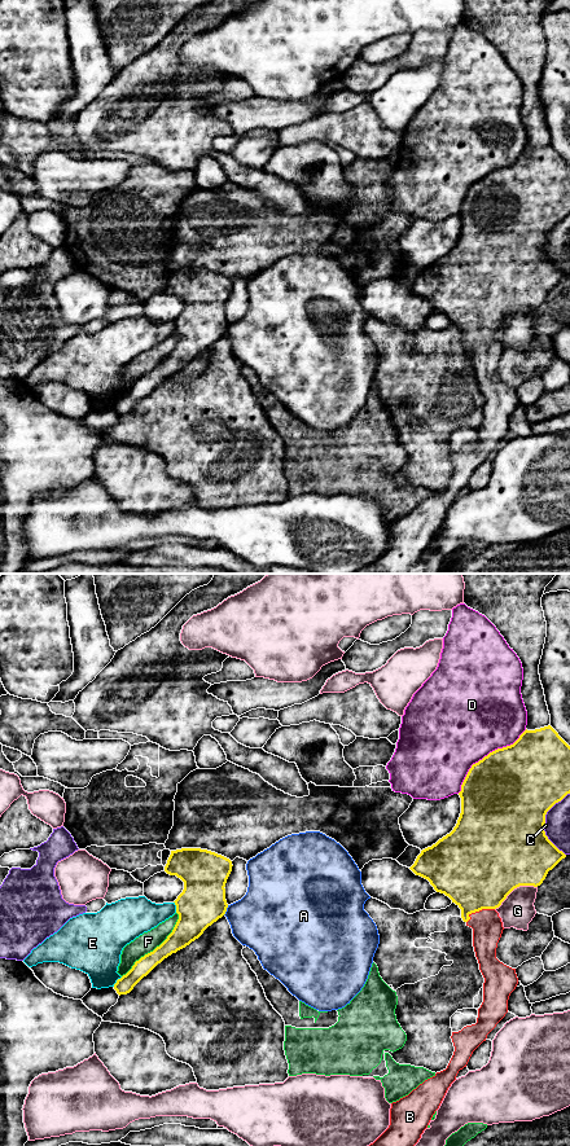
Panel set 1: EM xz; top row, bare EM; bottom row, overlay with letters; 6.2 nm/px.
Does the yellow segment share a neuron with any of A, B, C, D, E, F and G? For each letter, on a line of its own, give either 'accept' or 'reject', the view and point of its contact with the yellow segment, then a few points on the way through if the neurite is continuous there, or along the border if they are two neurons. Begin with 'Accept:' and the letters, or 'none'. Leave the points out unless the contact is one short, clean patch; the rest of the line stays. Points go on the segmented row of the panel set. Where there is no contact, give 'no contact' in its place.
Accept: B
A: reject; contact xz (226, 910)
B: accept; contact xz (478, 910); way xz (477, 870), (478, 910), (487, 927)
C: reject; contact xz (544, 822)
D: reject; contact xz (485, 756)
E: reject; contact xz (117, 980)
F: reject; contact xz (157, 947)
G: reject; contact xz (514, 887)

